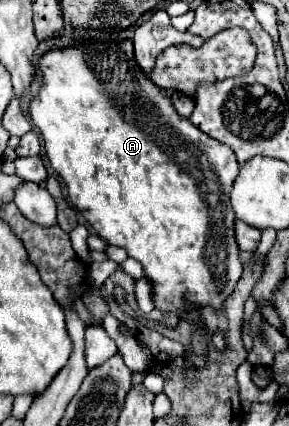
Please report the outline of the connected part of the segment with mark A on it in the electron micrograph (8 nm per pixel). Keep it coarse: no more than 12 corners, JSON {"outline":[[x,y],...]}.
{"outline":[[132,41],[40,59],[30,105],[70,203],[162,313],[244,265],[228,145]]}

